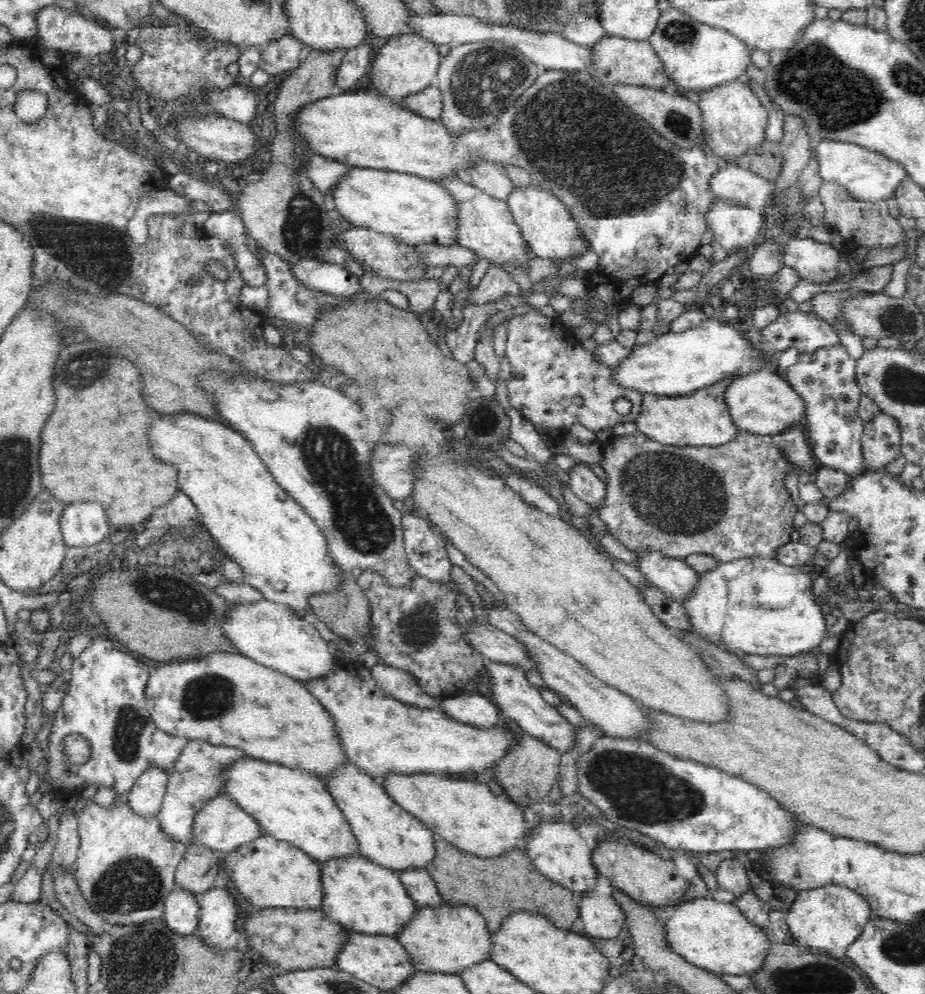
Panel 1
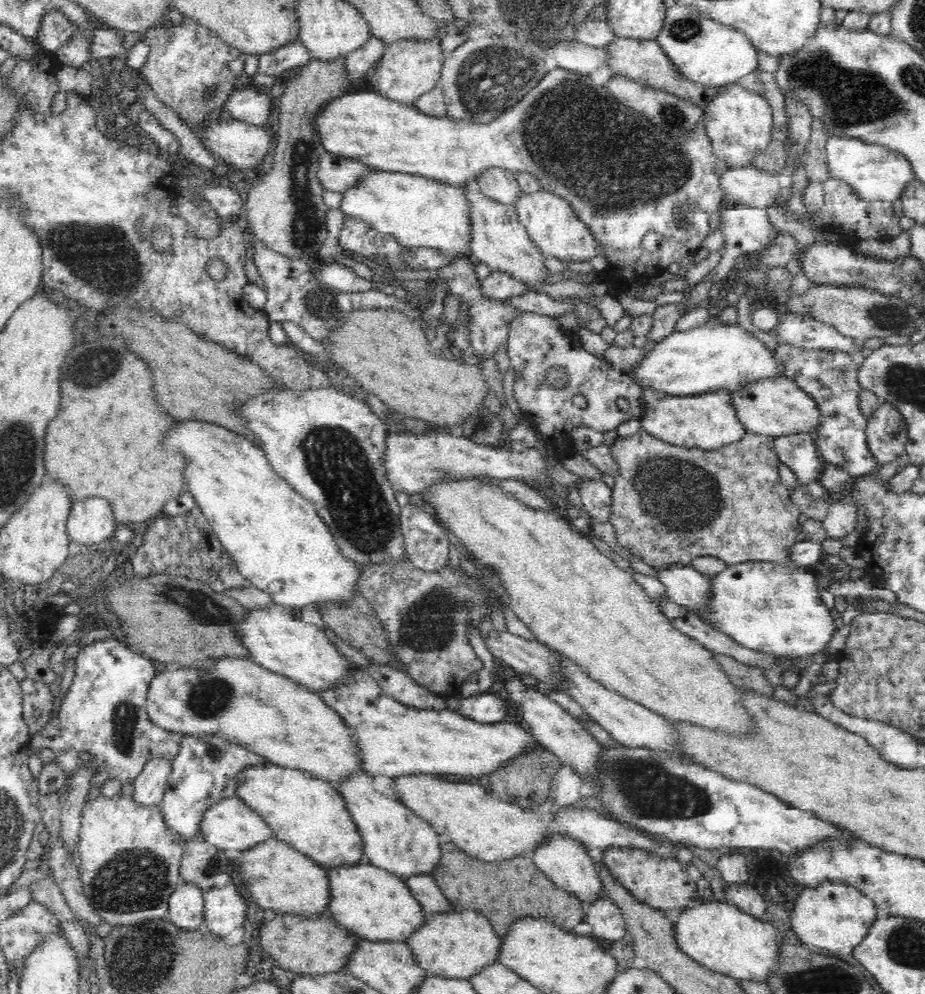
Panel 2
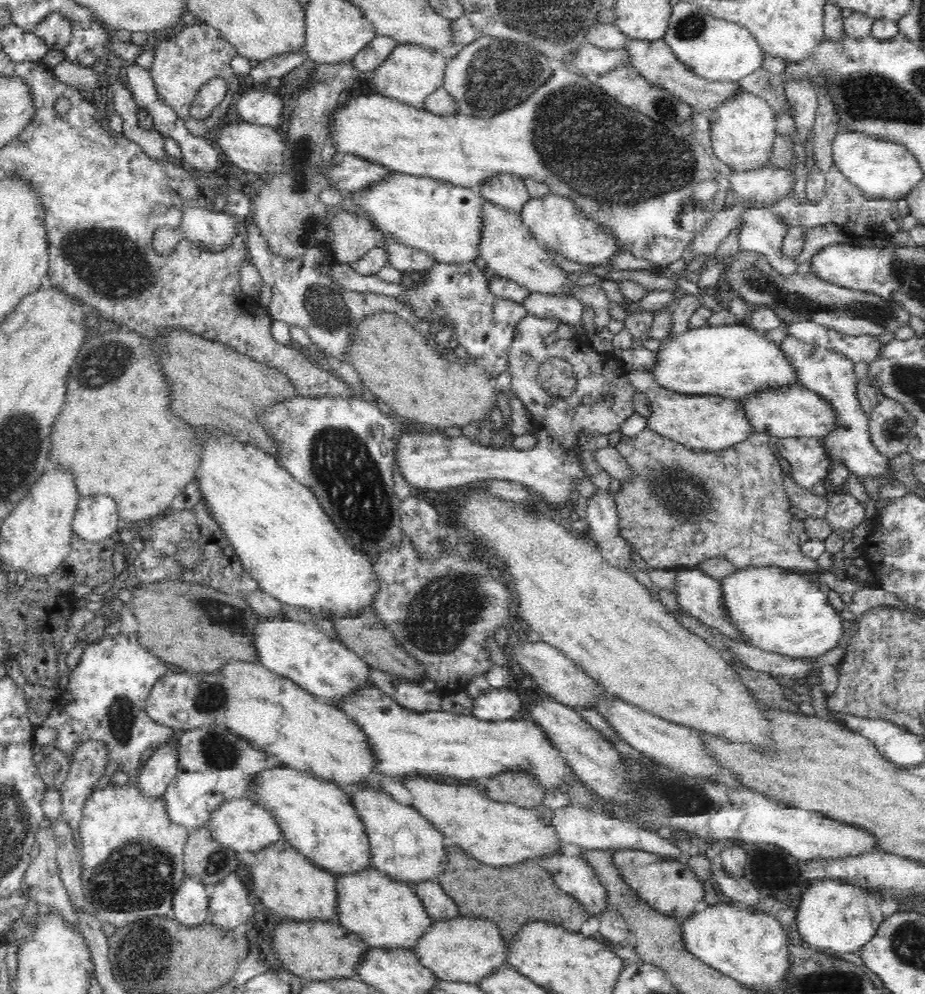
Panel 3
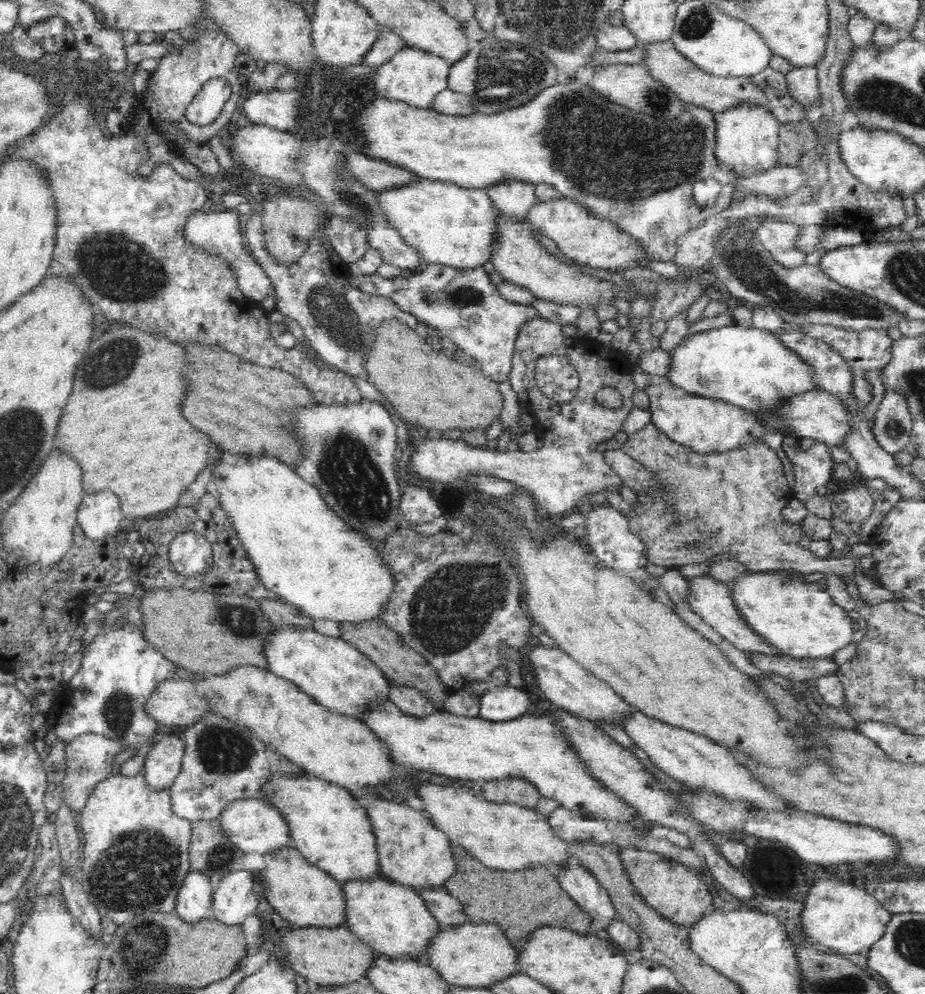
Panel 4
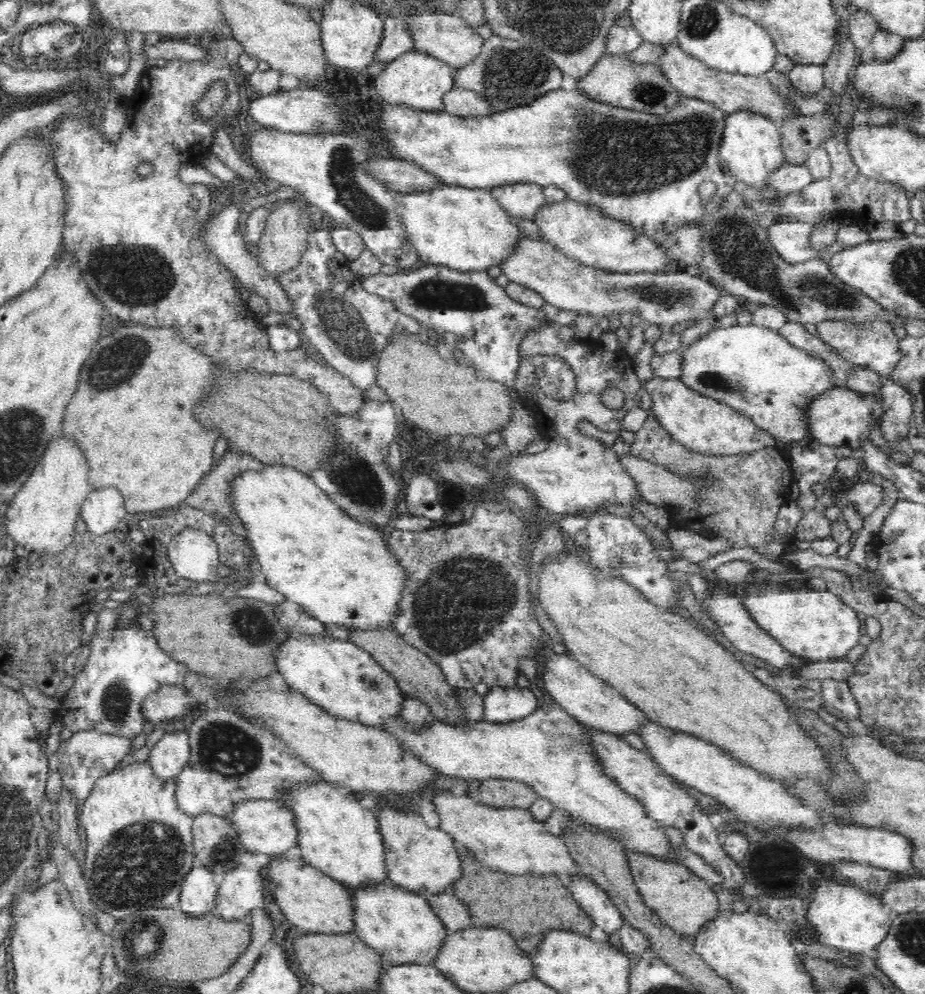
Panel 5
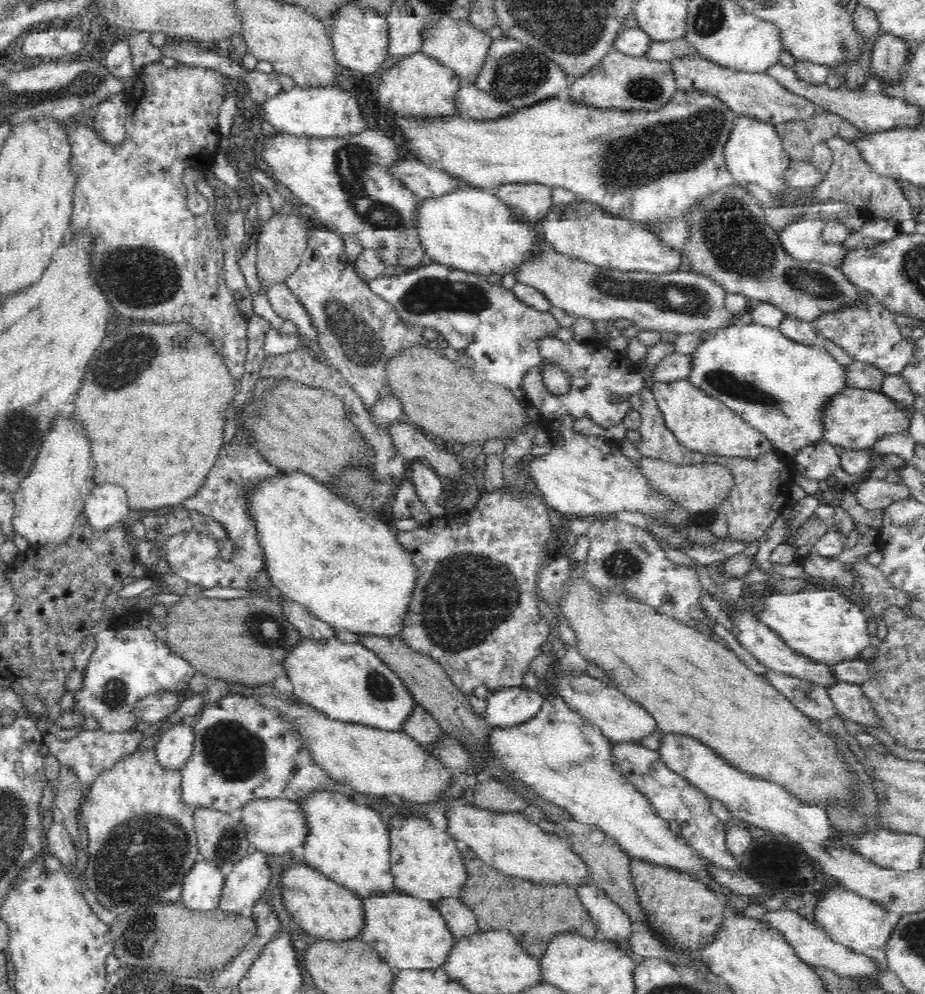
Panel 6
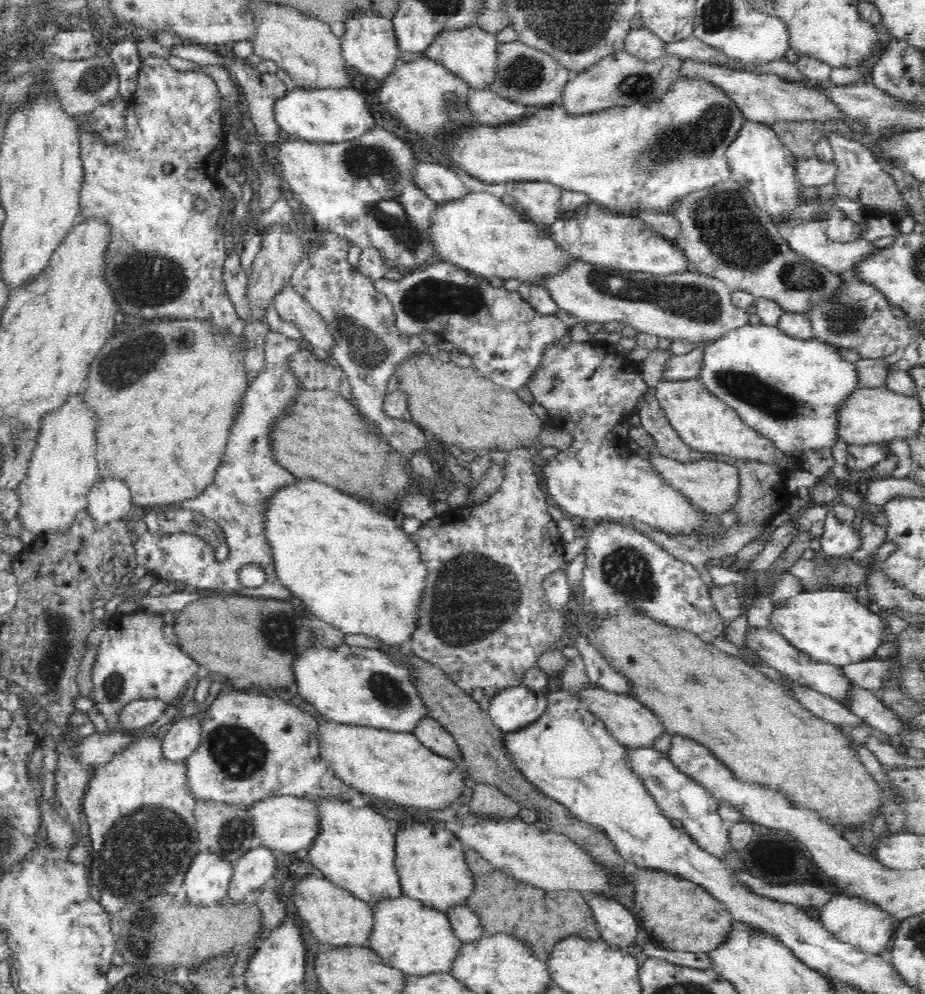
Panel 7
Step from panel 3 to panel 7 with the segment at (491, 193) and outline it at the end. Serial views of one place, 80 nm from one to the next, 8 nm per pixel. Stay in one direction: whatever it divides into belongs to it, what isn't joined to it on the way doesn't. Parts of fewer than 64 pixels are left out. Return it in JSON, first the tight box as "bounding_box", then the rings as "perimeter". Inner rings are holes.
{"bounding_box":[505,181,562,227],"perimeter":[[[508,181],[505,183],[506,194],[514,198],[513,204],[522,212],[528,221],[549,227],[562,218],[562,190],[552,181]]]}

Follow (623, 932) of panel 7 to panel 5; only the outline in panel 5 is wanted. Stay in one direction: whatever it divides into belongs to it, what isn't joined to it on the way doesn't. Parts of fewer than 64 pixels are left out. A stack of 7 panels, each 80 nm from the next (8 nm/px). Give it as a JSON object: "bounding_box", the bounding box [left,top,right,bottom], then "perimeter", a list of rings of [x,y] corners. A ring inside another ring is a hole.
{"bounding_box":[568,873,627,936],"perimeter":[[[579,873],[572,876],[568,889],[572,891],[572,896],[588,913],[593,923],[598,928],[602,928],[607,936],[620,933],[622,926],[627,924],[624,915],[618,910],[607,892],[593,884],[587,875]]]}

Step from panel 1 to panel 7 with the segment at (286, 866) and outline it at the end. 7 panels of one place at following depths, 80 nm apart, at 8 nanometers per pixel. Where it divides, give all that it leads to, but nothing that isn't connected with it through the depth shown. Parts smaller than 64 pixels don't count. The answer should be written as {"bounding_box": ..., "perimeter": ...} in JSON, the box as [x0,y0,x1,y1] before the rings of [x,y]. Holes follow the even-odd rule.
{"bounding_box":[294,874,374,948],"perimeter":[[[308,874],[300,878],[294,889],[294,906],[302,922],[306,922],[313,936],[320,944],[330,944],[332,948],[370,948],[374,930],[374,908],[369,903],[356,898],[351,892],[330,882],[326,877]]]}

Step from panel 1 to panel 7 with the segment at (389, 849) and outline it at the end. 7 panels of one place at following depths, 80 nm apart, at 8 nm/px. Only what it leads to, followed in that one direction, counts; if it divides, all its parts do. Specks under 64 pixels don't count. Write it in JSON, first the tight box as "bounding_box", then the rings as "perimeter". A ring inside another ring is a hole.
{"bounding_box":[396,822,475,913],"perimeter":[[[408,822],[408,828],[396,833],[396,871],[400,875],[403,895],[443,913],[466,905],[475,888],[474,875],[464,855],[466,849],[452,831],[434,832],[432,826]]]}

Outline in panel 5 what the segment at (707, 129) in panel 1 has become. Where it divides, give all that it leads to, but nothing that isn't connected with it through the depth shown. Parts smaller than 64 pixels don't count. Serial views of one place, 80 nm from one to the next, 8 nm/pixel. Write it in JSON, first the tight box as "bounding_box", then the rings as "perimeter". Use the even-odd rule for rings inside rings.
{"bounding_box":[720,112,786,200],"perimeter":[[[748,112],[729,114],[727,127],[724,128],[724,140],[720,144],[720,157],[725,160],[728,172],[748,188],[755,188],[758,197],[769,200],[773,191],[768,183],[768,176],[776,172],[784,162],[786,156],[782,151],[781,134],[779,128],[772,121]]]}

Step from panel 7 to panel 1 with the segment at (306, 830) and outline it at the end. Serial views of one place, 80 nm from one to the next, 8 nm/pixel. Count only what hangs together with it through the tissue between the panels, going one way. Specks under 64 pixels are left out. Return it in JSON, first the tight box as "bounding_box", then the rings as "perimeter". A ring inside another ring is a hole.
{"bounding_box":[194,794,266,851],"perimeter":[[[220,794],[214,800],[210,800],[199,814],[196,814],[196,820],[194,820],[196,842],[208,845],[214,850],[234,851],[252,840],[258,840],[265,834],[266,832],[256,817],[252,817],[250,813],[244,811],[228,794]]]}

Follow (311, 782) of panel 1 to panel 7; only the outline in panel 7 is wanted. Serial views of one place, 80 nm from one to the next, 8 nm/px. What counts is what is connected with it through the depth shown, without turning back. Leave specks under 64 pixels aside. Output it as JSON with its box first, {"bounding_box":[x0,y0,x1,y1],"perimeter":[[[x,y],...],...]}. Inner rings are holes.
{"bounding_box":[309,798,402,906],"perimeter":[[[322,798],[316,803],[320,809],[320,836],[309,848],[312,866],[319,868],[330,882],[371,906],[382,900],[402,898],[396,871],[396,834],[390,831],[386,818],[370,805],[356,808],[337,798]]]}

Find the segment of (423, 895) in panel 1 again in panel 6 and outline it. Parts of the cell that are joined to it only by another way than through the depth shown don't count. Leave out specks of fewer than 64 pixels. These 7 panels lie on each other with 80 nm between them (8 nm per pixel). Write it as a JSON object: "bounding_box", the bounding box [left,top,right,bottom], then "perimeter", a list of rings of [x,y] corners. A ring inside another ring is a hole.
{"bounding_box":[435,899,481,938],"perimeter":[[[461,899],[443,900],[435,905],[442,913],[448,928],[455,938],[469,938],[481,933],[475,912],[470,910]]]}

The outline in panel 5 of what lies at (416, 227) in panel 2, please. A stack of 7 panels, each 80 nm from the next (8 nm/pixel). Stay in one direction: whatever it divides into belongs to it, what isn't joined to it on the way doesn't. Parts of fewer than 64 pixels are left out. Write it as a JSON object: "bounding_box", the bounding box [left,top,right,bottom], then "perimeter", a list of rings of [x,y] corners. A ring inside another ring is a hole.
{"bounding_box":[400,184,525,272],"perimeter":[[[447,184],[430,192],[403,193],[400,203],[402,203],[402,212],[400,212],[402,220],[412,239],[412,245],[419,253],[421,264],[442,265],[460,272],[487,271],[492,266],[500,267],[500,264],[512,259],[514,250],[525,238],[522,230],[516,225],[516,220],[511,218],[510,213],[487,189]]]}

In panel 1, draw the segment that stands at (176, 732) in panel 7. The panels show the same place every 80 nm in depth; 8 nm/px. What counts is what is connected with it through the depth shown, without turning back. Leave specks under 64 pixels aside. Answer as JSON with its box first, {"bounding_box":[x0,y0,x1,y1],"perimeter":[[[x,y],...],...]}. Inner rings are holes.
{"bounding_box":[128,765,169,815],"perimeter":[[[160,765],[148,767],[128,790],[128,803],[132,805],[132,809],[144,815],[158,814],[168,779],[169,772],[164,767]]]}

